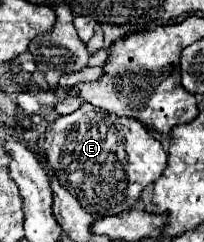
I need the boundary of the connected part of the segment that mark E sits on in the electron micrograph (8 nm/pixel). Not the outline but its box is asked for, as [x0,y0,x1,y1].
[44,105,166,217]

